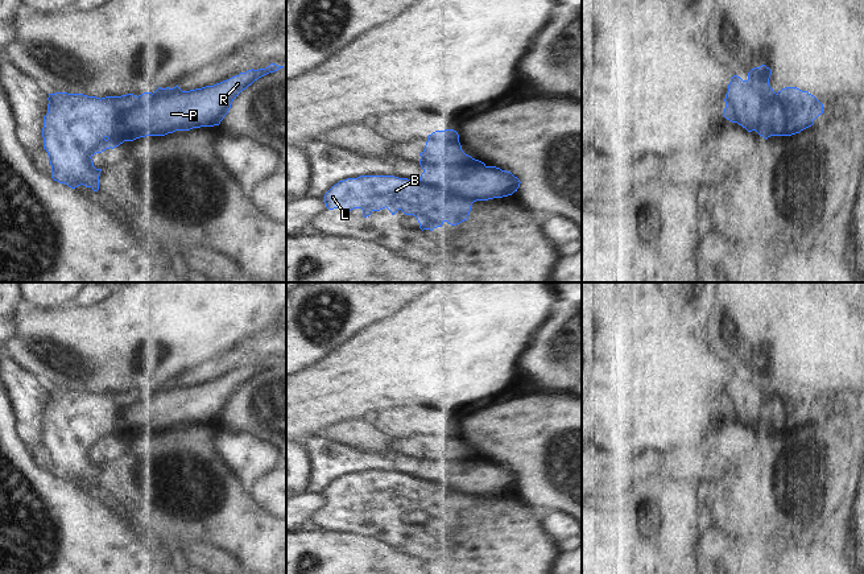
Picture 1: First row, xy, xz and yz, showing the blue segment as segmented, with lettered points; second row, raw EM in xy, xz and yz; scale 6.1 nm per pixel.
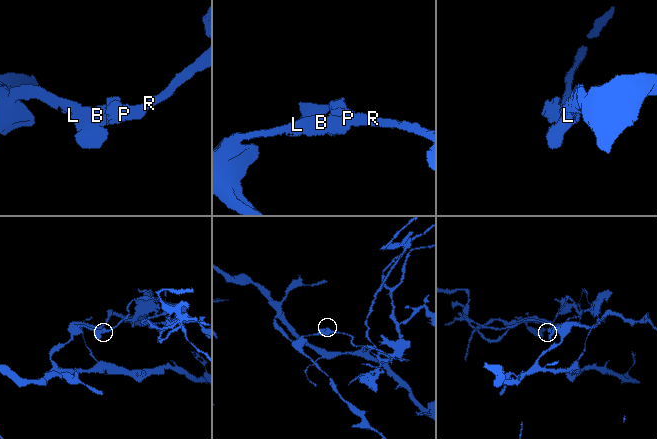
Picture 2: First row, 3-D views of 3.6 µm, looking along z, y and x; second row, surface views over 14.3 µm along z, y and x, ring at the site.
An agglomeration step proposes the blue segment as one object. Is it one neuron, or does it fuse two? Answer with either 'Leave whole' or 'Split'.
Split.

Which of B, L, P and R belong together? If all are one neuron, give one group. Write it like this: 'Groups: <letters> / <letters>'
Groups: B L / P R.

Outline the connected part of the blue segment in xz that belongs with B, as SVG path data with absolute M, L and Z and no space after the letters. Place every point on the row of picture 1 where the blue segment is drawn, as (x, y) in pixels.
M394 175L347 178L334 185L323 198L328 210L340 207L348 214L361 208L364 218L385 207L392 215L401 210L416 216L422 231L433 231L445 222L456 226L468 219L472 206L451 189L450 182L423 183Z

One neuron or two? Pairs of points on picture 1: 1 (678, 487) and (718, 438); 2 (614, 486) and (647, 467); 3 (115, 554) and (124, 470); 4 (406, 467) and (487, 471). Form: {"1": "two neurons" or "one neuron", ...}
{"1": "one neuron", "2": "one neuron", "3": "two neurons", "4": "one neuron"}

